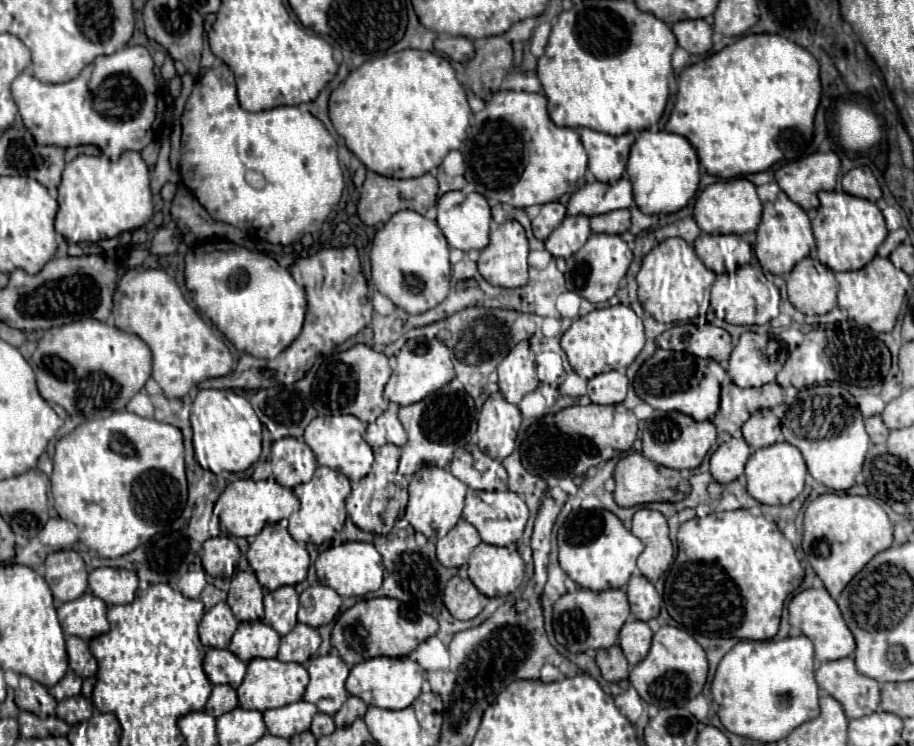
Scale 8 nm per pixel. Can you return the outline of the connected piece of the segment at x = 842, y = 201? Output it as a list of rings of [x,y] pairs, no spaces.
[[[831,190],[819,194],[821,206],[817,208],[813,224],[813,236],[817,242],[817,256],[821,264],[829,266],[833,272],[845,272],[845,270],[859,270],[867,262],[873,260],[877,254],[879,244],[887,236],[885,220],[881,210],[875,202],[869,202],[865,198],[851,196],[843,190]]]

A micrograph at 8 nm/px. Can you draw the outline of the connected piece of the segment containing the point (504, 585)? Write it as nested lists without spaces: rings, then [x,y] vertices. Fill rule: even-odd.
[[[481,542],[469,558],[469,578],[489,598],[515,592],[525,574],[525,562],[515,546],[493,546]]]

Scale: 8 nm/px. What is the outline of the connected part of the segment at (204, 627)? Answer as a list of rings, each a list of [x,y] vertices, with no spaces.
[[[219,602],[205,612],[199,624],[201,644],[207,648],[227,648],[237,626],[239,622],[233,616],[227,602]]]

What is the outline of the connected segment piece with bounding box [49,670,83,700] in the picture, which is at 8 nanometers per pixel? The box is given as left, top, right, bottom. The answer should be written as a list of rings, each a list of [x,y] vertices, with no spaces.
[[[67,670],[67,674],[63,676],[63,680],[57,682],[53,688],[49,688],[49,692],[57,700],[63,700],[63,698],[69,698],[69,696],[81,694],[81,684],[83,684],[83,678],[77,676],[73,670]]]

